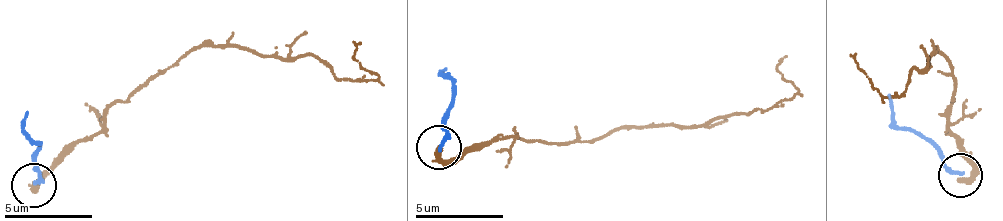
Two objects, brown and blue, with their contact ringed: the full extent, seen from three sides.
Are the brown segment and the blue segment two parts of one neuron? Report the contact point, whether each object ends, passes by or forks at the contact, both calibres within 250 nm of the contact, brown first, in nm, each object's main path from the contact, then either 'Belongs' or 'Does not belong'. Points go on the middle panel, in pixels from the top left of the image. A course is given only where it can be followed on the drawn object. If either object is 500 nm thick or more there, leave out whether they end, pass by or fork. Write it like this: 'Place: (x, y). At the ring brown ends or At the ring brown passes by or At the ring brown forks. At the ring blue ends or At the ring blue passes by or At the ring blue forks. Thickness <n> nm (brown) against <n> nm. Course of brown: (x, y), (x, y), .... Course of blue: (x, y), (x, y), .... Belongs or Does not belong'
Place: (439, 147). At the ring brown ends. At the ring blue ends. Thickness 380 nm (brown) against 240 nm. Course of brown: (437, 146), (442, 159), (519, 135), (603, 139), (626, 125), (709, 127), (795, 94), (779, 70), (785, 55). Course of blue: (437, 146), (448, 132), (450, 85), (442, 75), (445, 68). Does not belong

